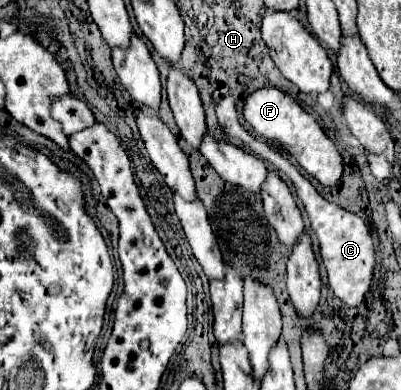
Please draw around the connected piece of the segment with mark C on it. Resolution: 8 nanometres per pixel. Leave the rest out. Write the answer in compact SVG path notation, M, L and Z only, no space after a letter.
M229 95L225 97L219 105L217 105L217 117L219 117L219 125L225 129L227 135L237 137L243 141L243 145L249 147L249 151L253 151L257 157L269 161L277 171L285 173L295 189L299 199L305 205L305 211L311 219L311 227L317 233L317 239L321 243L321 257L323 257L323 265L327 269L329 275L329 287L333 289L333 293L347 303L349 307L359 307L359 303L365 299L365 295L369 293L371 285L373 285L373 269L375 269L375 249L373 249L373 239L369 233L369 227L365 225L365 221L361 217L357 217L355 213L349 213L341 207L337 207L335 203L329 203L327 199L323 199L317 189L311 185L311 181L307 177L303 177L299 173L299 169L285 157L281 155L275 147L271 147L269 143L265 143L263 139L253 137L247 127L241 125L239 121L239 113L237 113L237 105L235 99Z

